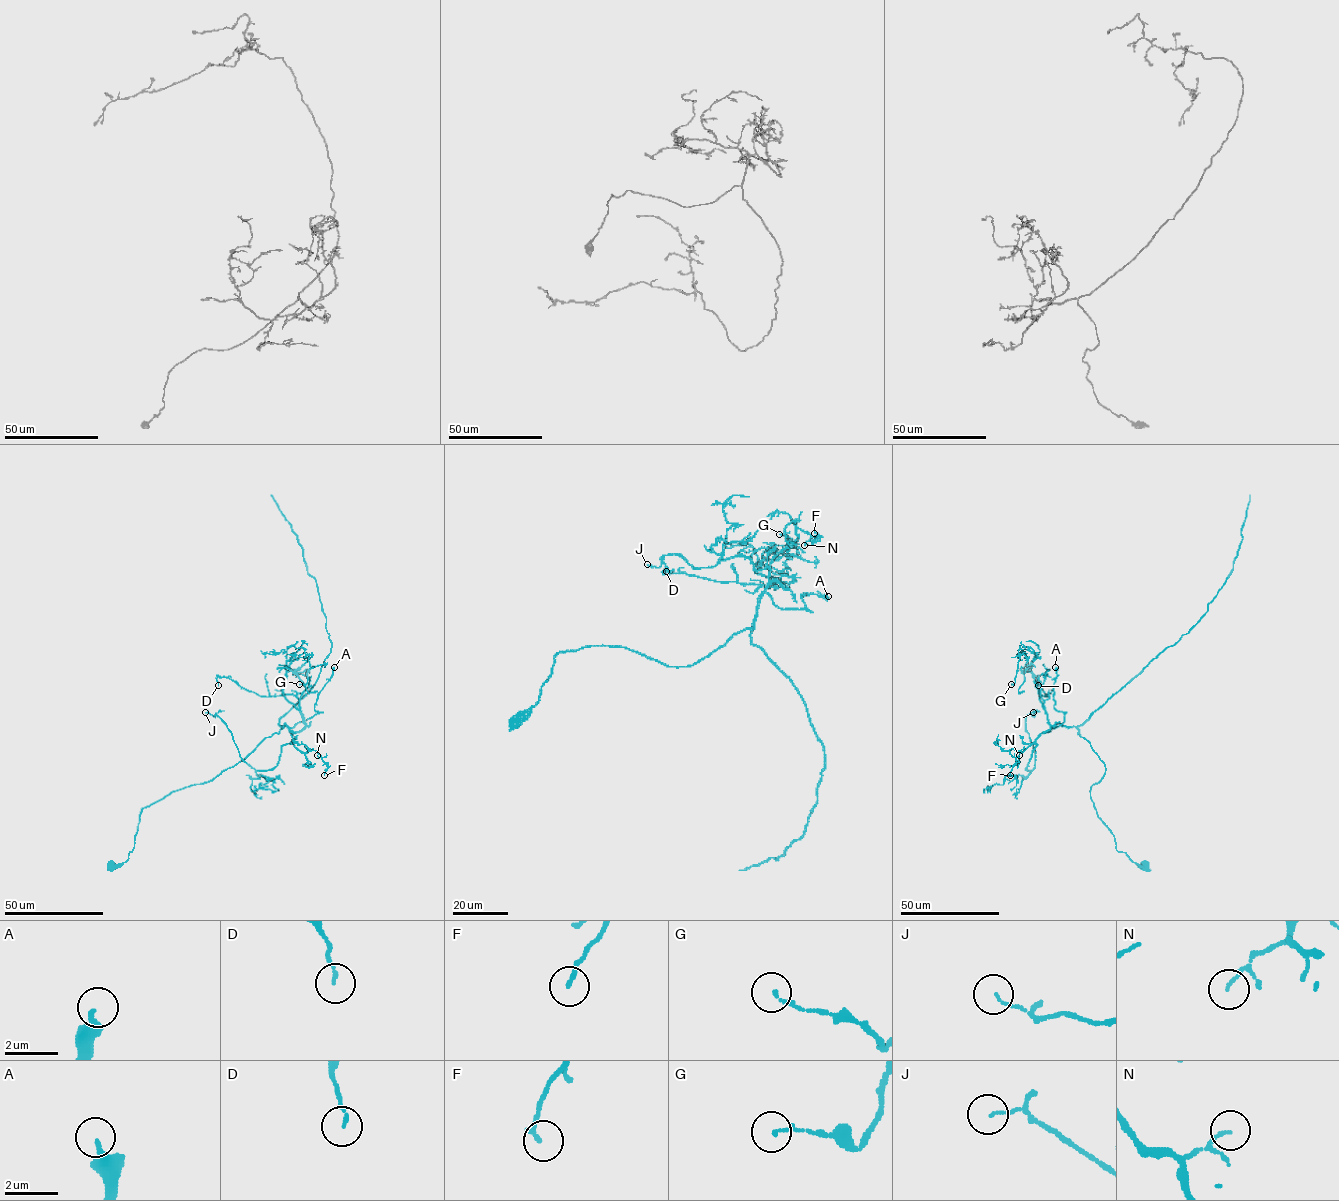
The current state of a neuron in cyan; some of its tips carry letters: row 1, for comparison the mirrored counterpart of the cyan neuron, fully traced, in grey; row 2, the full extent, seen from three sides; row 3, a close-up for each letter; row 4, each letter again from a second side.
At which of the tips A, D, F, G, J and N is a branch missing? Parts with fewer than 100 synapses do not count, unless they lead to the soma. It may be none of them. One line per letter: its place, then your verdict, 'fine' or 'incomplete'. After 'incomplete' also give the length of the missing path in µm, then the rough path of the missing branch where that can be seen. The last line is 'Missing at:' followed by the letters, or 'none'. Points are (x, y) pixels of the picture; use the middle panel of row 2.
A: at (828, 596); fine
D: at (666, 571); fine
F: at (814, 533); fine
G: at (779, 534); fine
J: at (647, 564); fine
N: at (804, 545); fine
Missing at: none

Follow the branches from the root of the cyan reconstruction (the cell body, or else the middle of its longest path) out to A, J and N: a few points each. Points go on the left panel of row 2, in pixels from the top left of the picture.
A: (112, 864), (128, 859), (143, 808), (213, 780), (284, 724), (292, 728), (313, 716), (334, 667)
J: (112, 864), (128, 859), (143, 808), (213, 780), (284, 724), (292, 740), (276, 766), (256, 770), (205, 712)
N: (112, 864), (128, 859), (143, 808), (213, 780), (284, 724), (297, 748), (317, 755)

